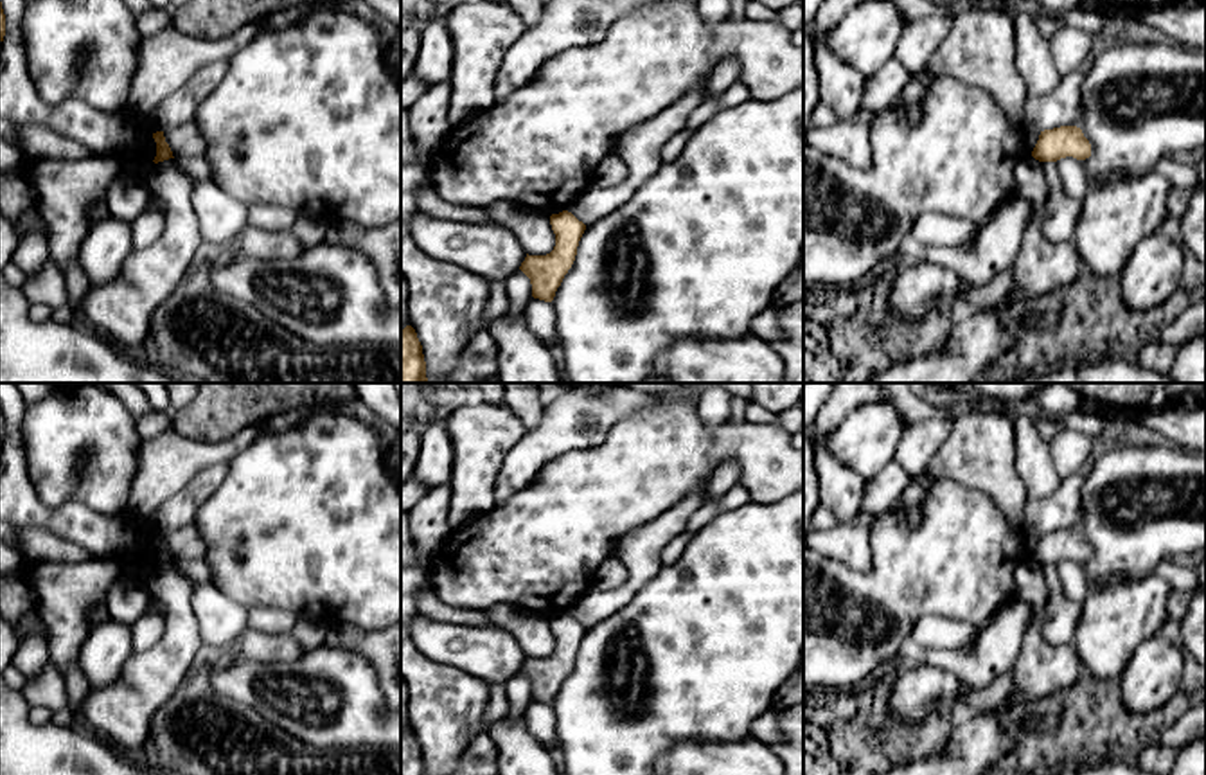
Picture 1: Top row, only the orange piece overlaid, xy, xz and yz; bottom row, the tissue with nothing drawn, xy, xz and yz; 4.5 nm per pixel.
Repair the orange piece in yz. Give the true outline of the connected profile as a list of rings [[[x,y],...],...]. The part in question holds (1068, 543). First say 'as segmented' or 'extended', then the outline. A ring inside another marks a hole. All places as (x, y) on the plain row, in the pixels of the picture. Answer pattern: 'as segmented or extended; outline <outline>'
as segmented; outline [[[1077,529],[1044,532],[1032,554],[1039,565],[1057,565],[1066,559],[1086,563],[1091,559],[1091,547]]]

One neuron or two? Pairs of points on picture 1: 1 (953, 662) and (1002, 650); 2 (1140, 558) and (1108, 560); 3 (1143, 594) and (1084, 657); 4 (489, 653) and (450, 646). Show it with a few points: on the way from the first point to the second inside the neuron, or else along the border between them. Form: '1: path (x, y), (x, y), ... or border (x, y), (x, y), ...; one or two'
1: path (966, 662), (985, 662), (989, 659); one
2: path (1133, 558), (1115, 560); one
3: path (1131, 610), (1100, 641); one
4: path (480, 651), (459, 646); one

